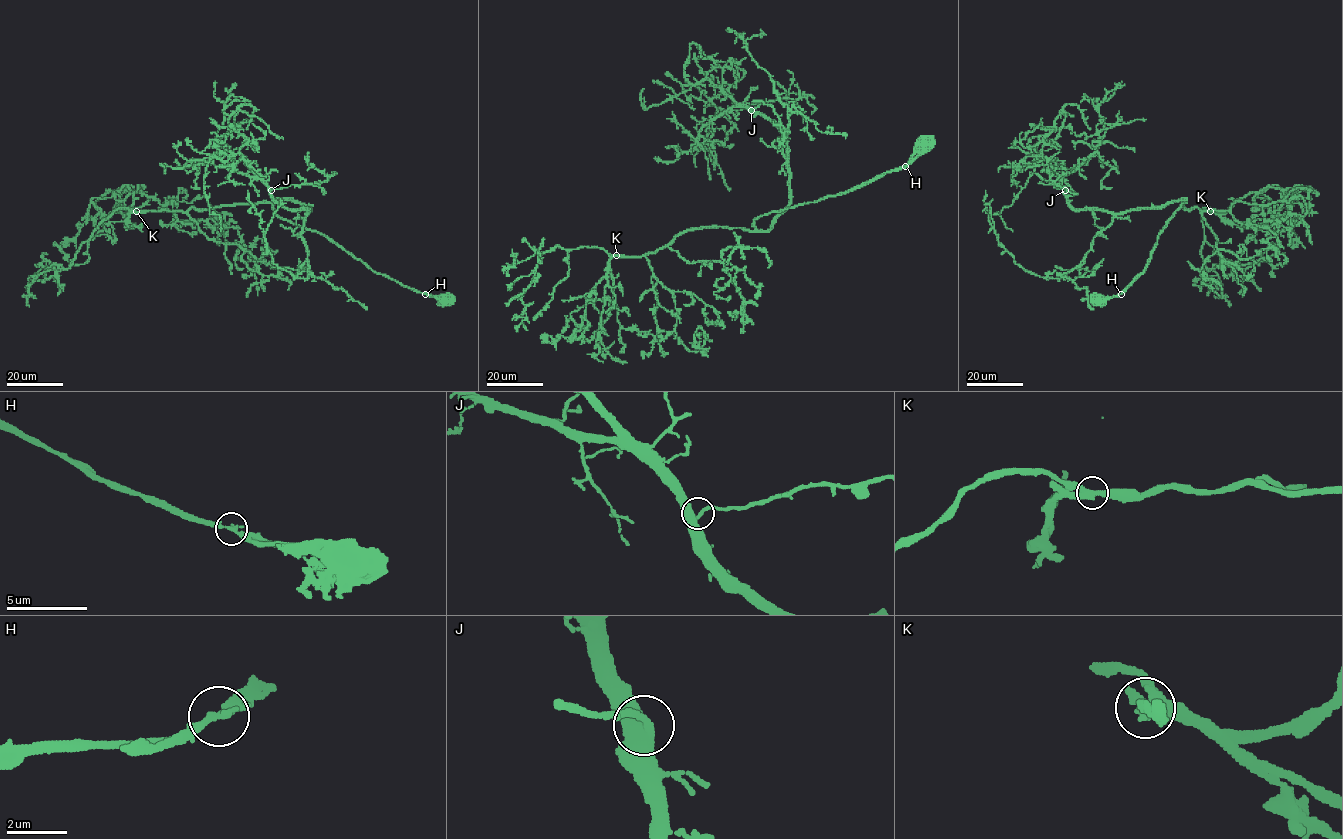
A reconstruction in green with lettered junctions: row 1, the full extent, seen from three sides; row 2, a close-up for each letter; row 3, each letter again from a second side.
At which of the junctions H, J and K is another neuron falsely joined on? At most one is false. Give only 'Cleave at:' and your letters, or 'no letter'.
Cleave at: K

